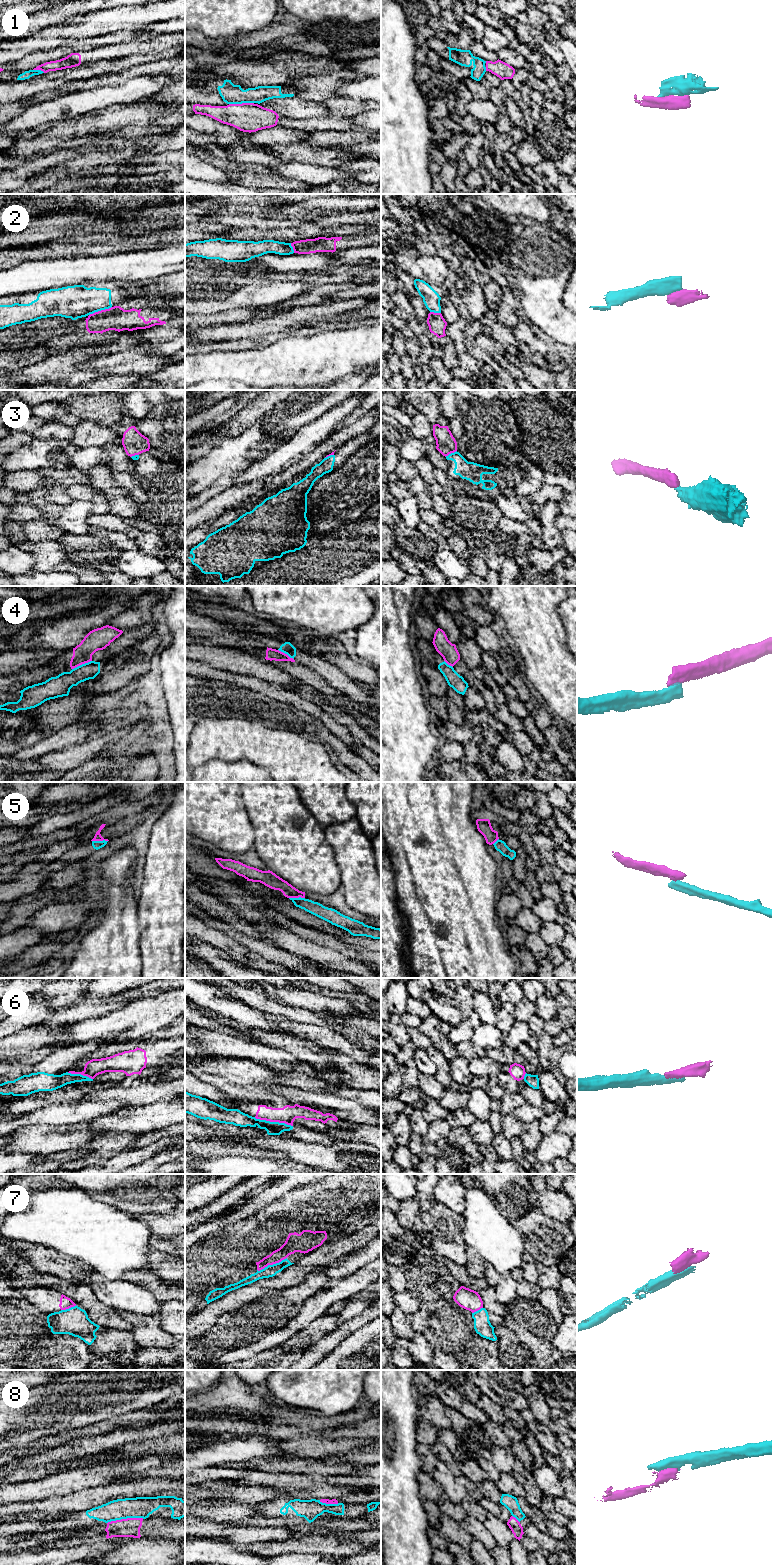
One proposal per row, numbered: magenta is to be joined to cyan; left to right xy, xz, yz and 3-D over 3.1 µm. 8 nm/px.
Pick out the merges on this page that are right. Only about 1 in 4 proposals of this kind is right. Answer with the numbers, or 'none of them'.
none of them

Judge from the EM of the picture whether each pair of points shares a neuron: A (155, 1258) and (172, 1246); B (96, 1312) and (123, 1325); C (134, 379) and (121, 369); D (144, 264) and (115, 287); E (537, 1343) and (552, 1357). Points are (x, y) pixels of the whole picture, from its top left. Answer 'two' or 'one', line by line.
A: two
B: one
C: two
D: two
E: two

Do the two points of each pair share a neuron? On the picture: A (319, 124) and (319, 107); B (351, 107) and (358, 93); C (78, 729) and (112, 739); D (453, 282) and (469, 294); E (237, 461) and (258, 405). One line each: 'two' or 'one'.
A: two
B: two
C: two
D: one
E: two

